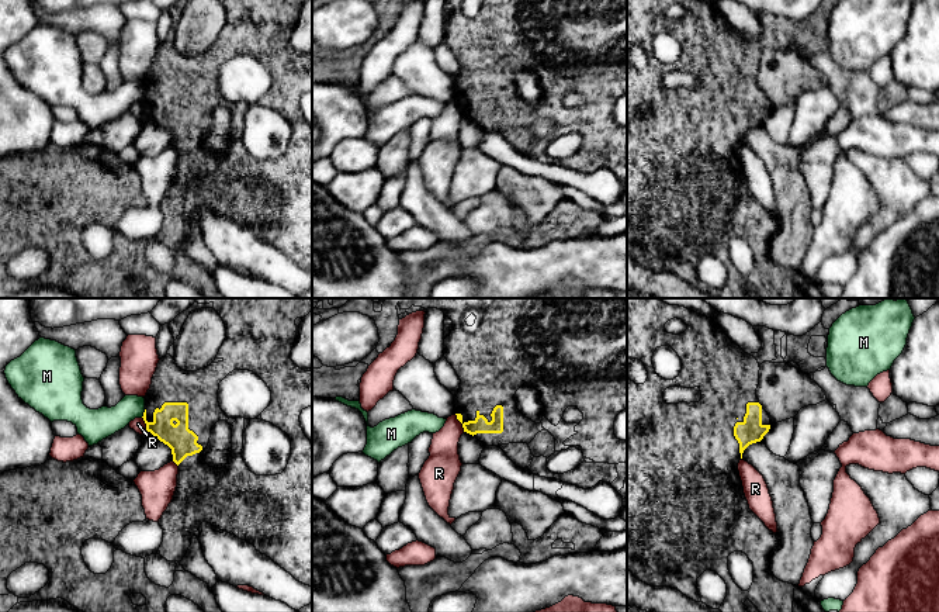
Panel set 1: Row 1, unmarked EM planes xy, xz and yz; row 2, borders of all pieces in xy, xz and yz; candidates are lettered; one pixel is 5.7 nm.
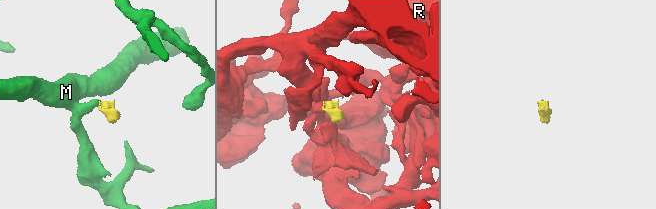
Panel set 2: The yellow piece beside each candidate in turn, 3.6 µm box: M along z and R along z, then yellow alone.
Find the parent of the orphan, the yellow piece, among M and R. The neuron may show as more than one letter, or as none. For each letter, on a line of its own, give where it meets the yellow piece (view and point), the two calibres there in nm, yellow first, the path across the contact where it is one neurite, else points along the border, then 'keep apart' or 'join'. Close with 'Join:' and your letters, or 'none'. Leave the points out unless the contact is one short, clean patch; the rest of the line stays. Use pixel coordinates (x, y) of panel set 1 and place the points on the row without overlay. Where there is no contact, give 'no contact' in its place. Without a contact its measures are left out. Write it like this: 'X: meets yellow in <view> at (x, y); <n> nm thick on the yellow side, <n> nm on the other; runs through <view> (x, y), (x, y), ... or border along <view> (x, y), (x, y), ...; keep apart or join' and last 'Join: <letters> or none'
M: meets yellow in xy at (144, 99); 160 nm thick on the yellow side, 170 nm on the other; border along xy (145, 94), (141, 102); keep apart
R: meets yellow in xz at (460, 106); 90 nm thick on the yellow side, 180 nm on the other; keep apart
Join: none

